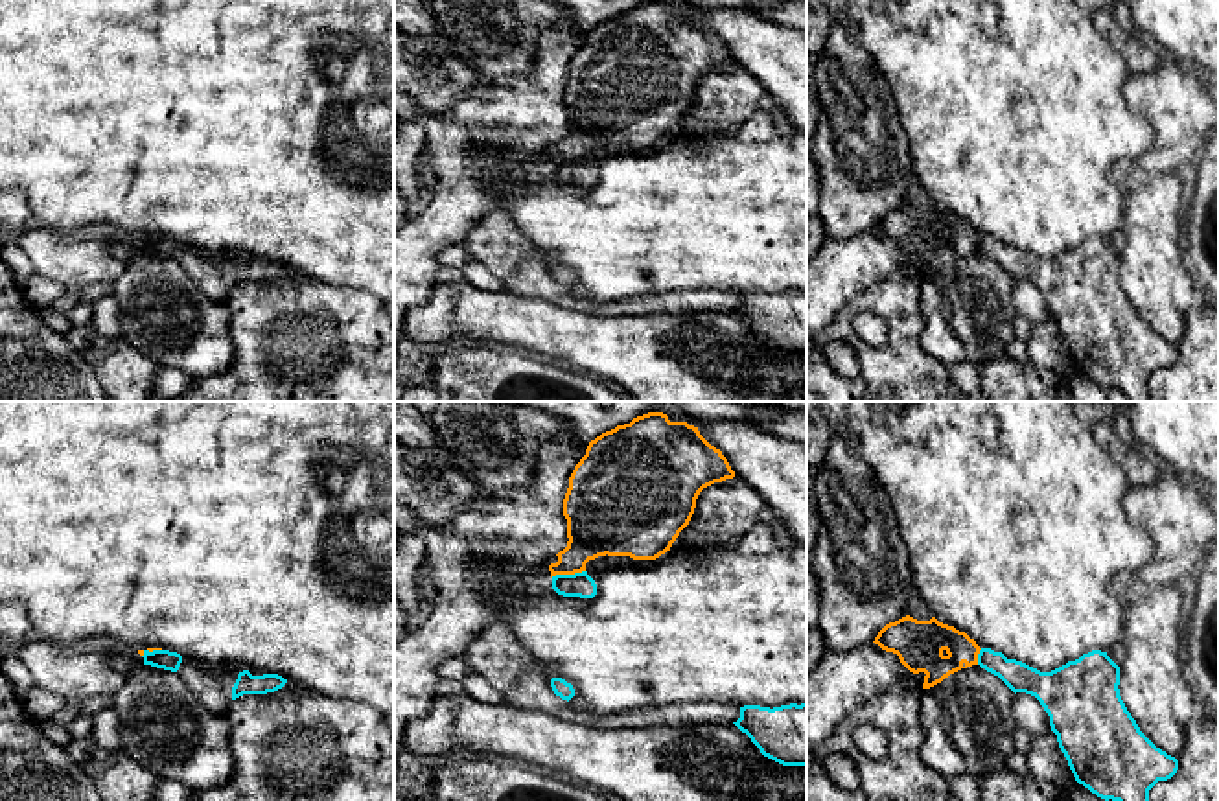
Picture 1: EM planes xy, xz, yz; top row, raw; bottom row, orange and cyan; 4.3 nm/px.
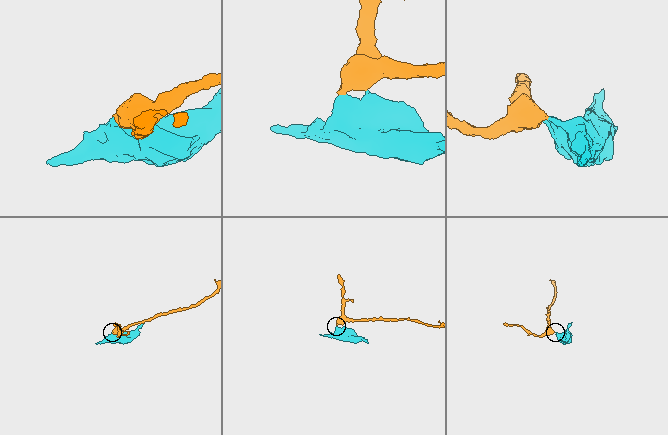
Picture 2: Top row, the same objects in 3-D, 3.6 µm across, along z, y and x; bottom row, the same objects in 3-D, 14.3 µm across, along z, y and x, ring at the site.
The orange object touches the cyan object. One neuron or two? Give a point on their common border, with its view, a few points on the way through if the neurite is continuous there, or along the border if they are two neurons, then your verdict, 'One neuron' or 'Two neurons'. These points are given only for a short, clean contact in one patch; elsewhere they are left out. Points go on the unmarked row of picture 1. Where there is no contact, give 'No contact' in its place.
Touches orange at xz (568, 161). Two neurons

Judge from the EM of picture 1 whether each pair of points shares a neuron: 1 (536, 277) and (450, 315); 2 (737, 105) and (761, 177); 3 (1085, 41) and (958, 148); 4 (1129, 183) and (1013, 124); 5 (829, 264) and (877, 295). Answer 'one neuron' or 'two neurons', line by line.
1: two neurons
2: two neurons
3: one neuron
4: two neurons
5: two neurons

